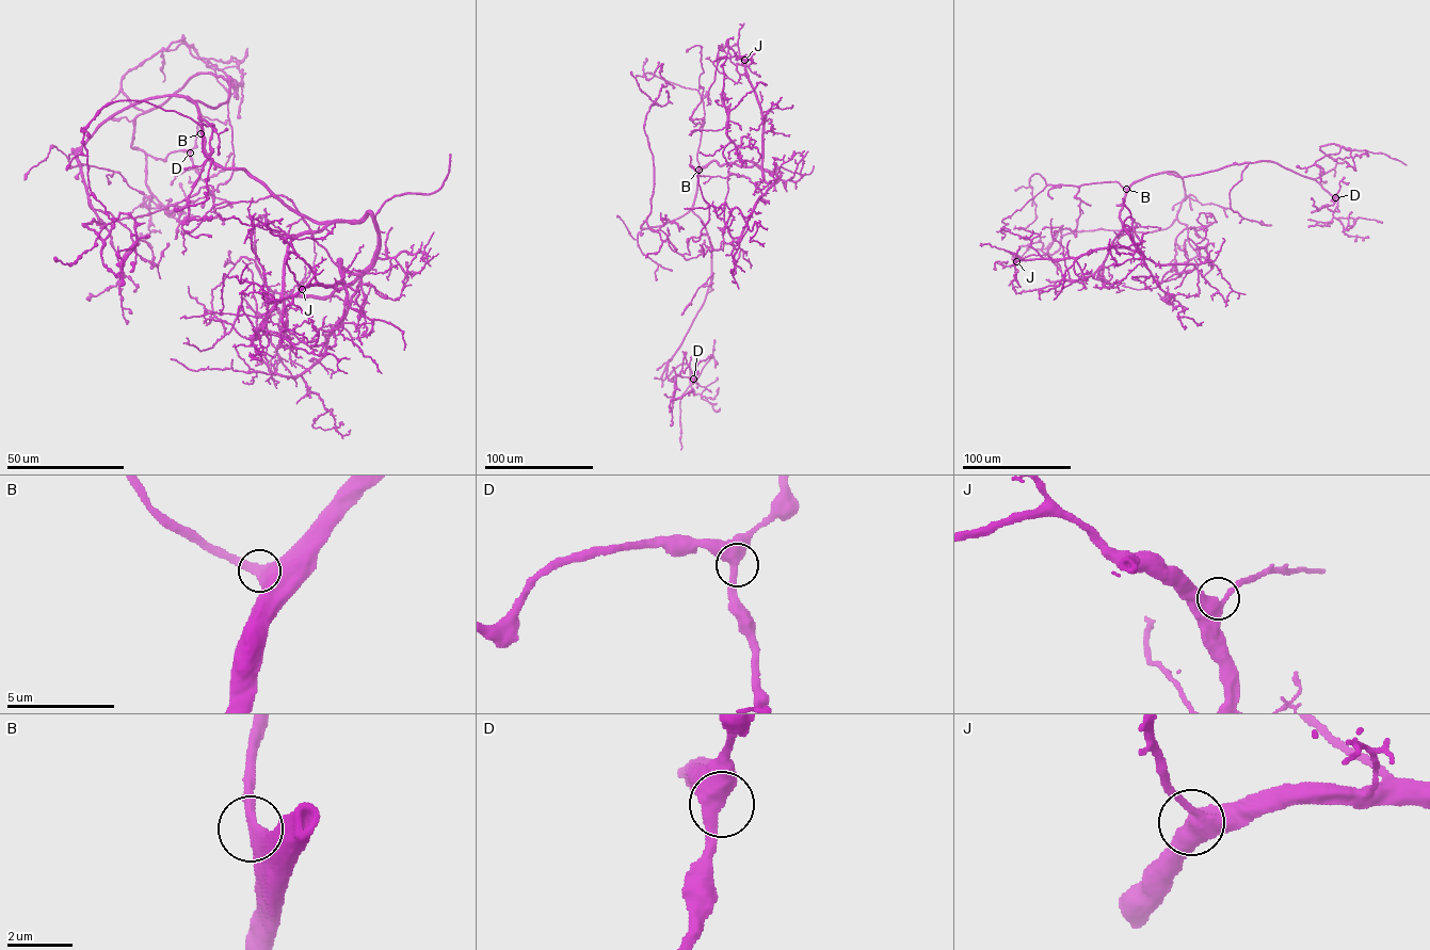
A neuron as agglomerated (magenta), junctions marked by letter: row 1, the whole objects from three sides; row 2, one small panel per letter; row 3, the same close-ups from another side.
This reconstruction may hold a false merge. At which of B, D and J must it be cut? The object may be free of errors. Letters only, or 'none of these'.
none of these

